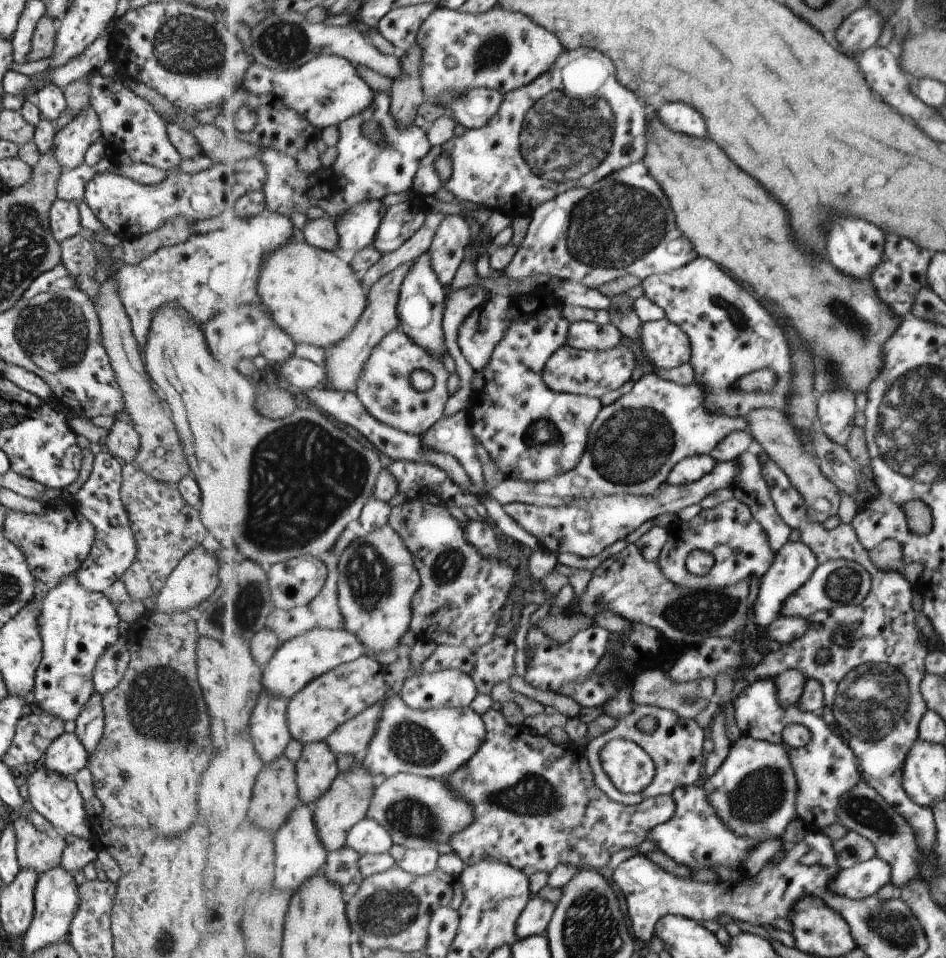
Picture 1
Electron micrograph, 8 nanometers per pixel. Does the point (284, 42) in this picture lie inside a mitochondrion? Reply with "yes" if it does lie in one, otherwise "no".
yes

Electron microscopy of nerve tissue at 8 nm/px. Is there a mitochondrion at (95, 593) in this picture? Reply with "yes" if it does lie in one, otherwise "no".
no

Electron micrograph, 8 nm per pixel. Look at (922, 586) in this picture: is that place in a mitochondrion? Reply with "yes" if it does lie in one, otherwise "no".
no

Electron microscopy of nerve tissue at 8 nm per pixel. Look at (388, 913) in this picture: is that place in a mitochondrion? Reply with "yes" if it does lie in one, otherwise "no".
yes

